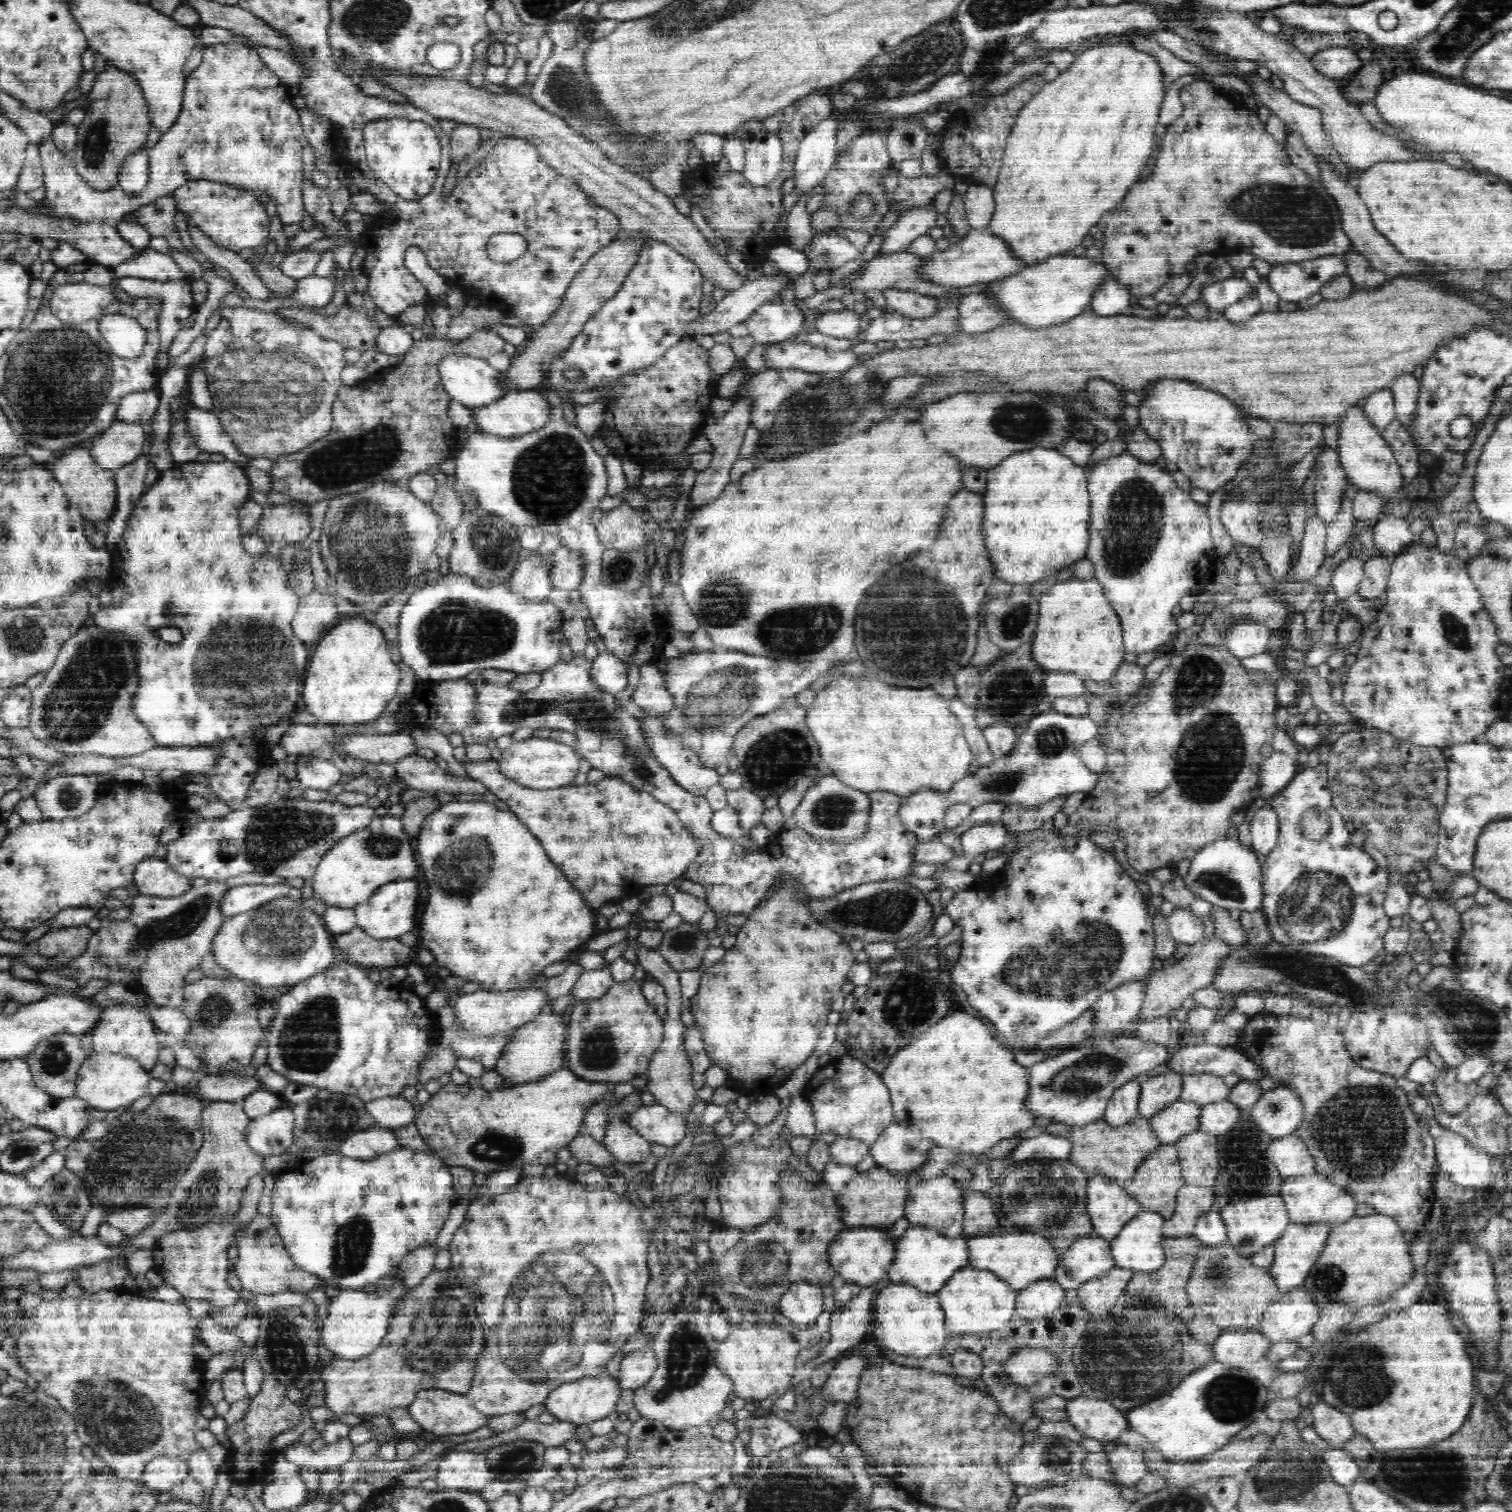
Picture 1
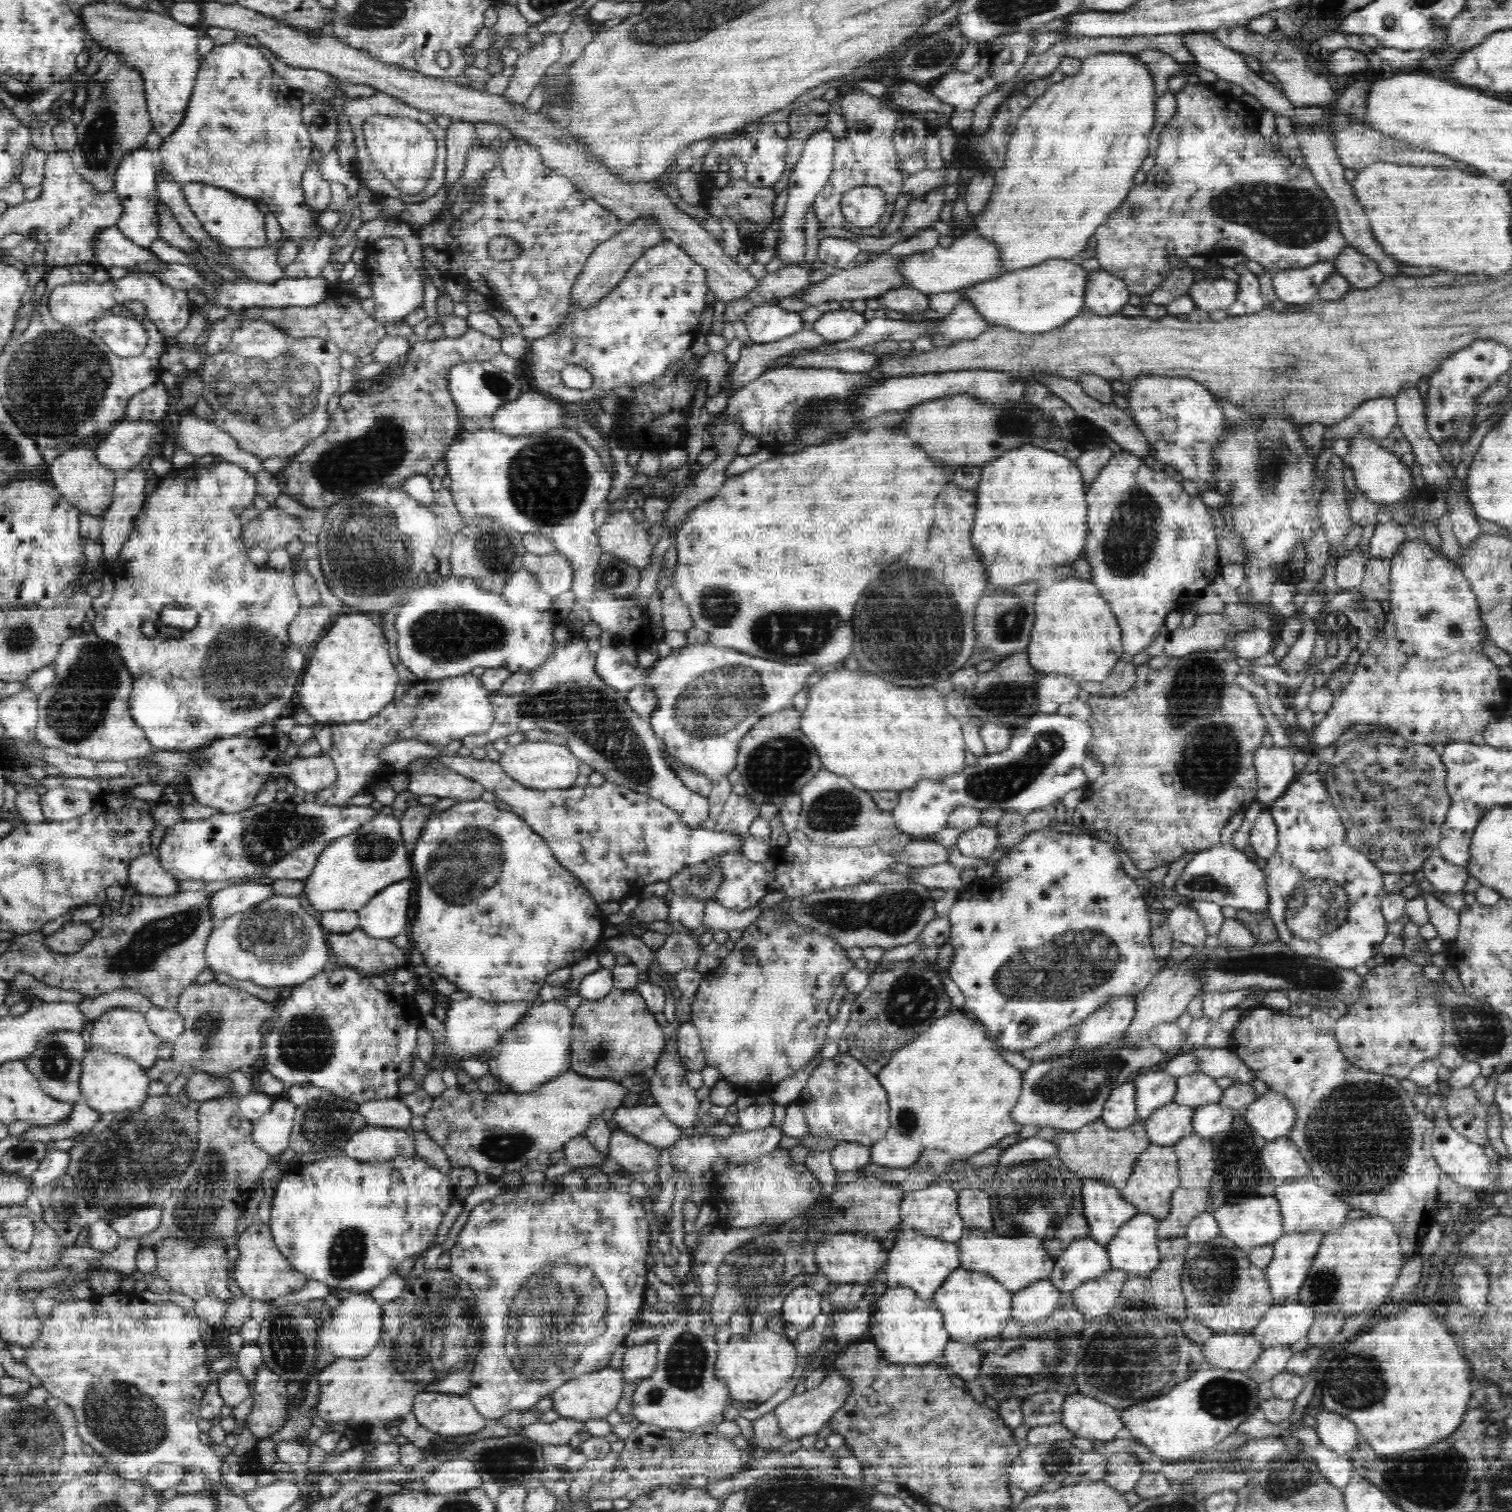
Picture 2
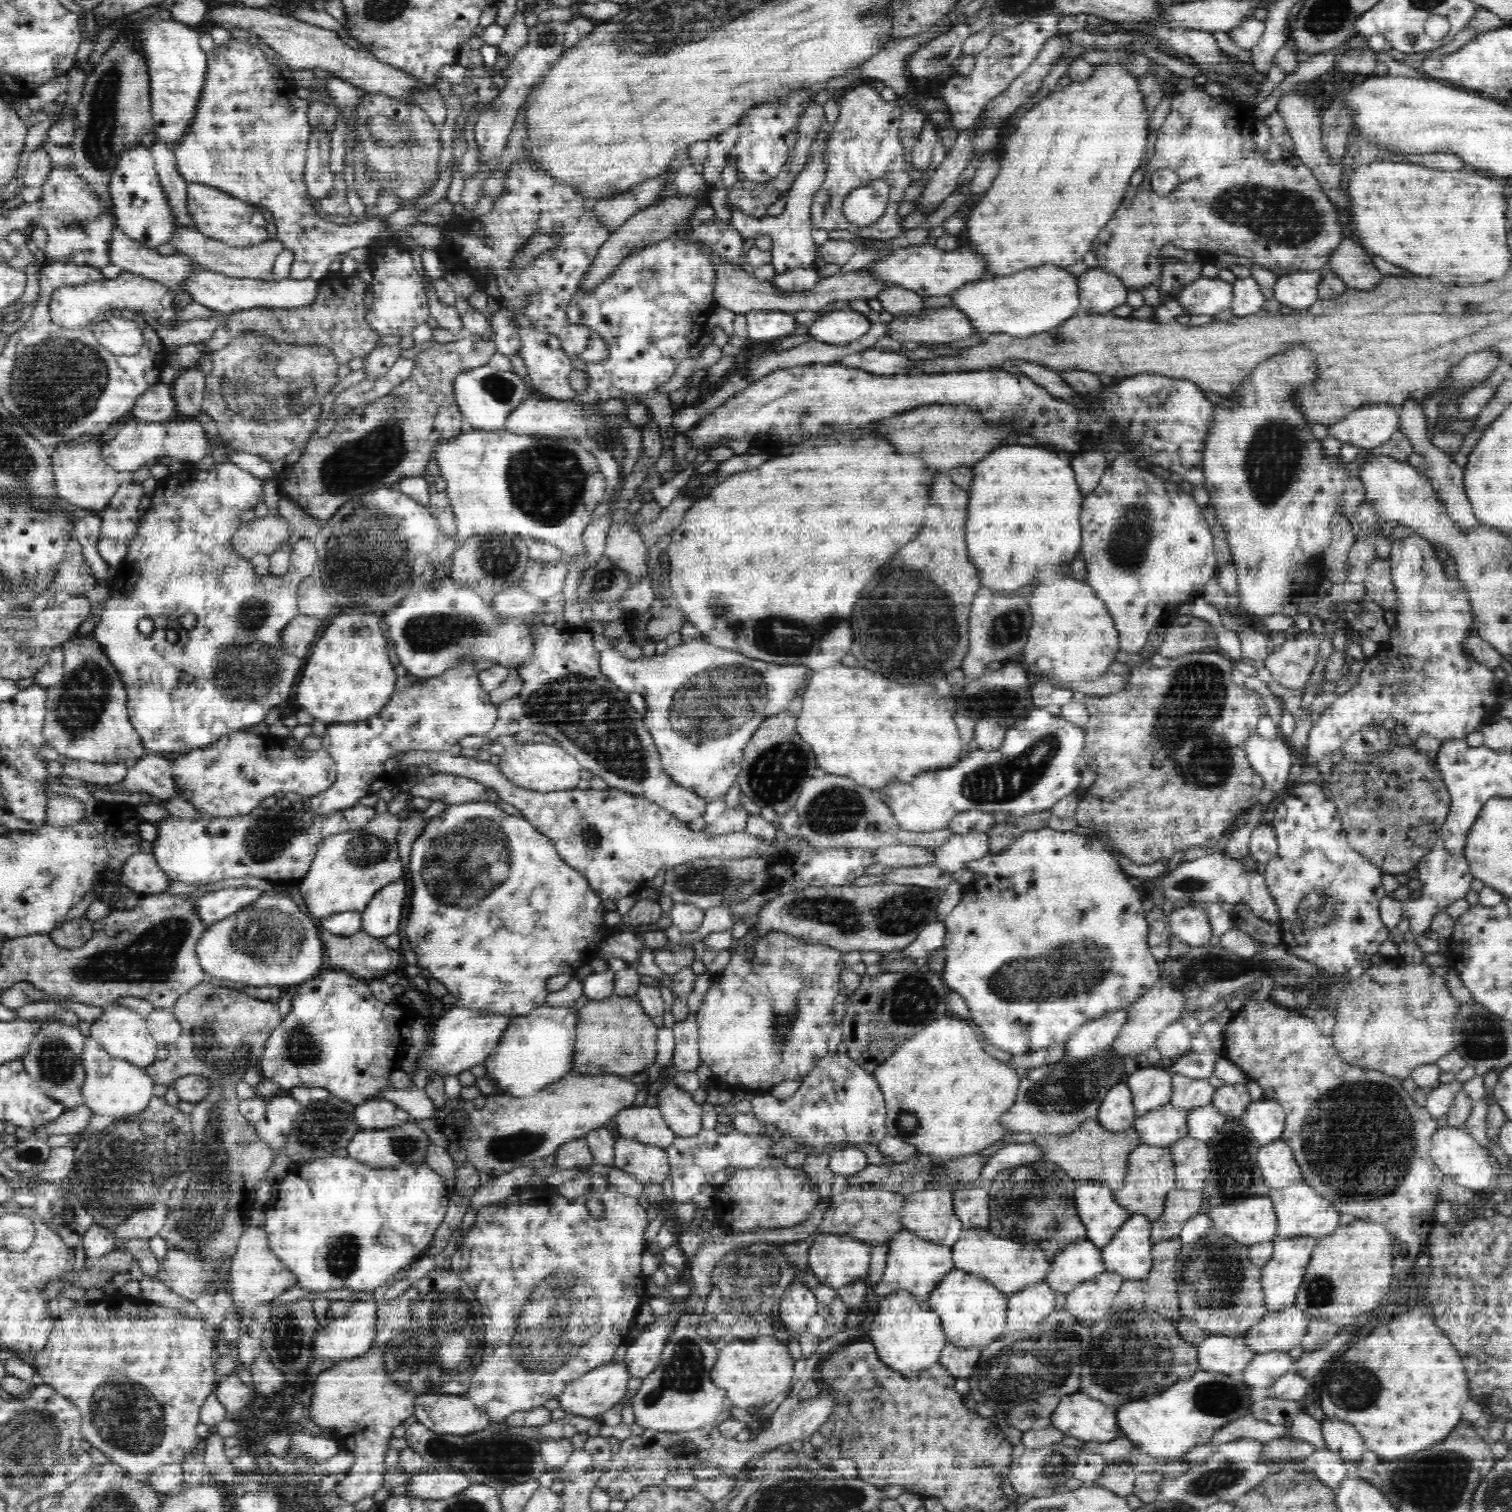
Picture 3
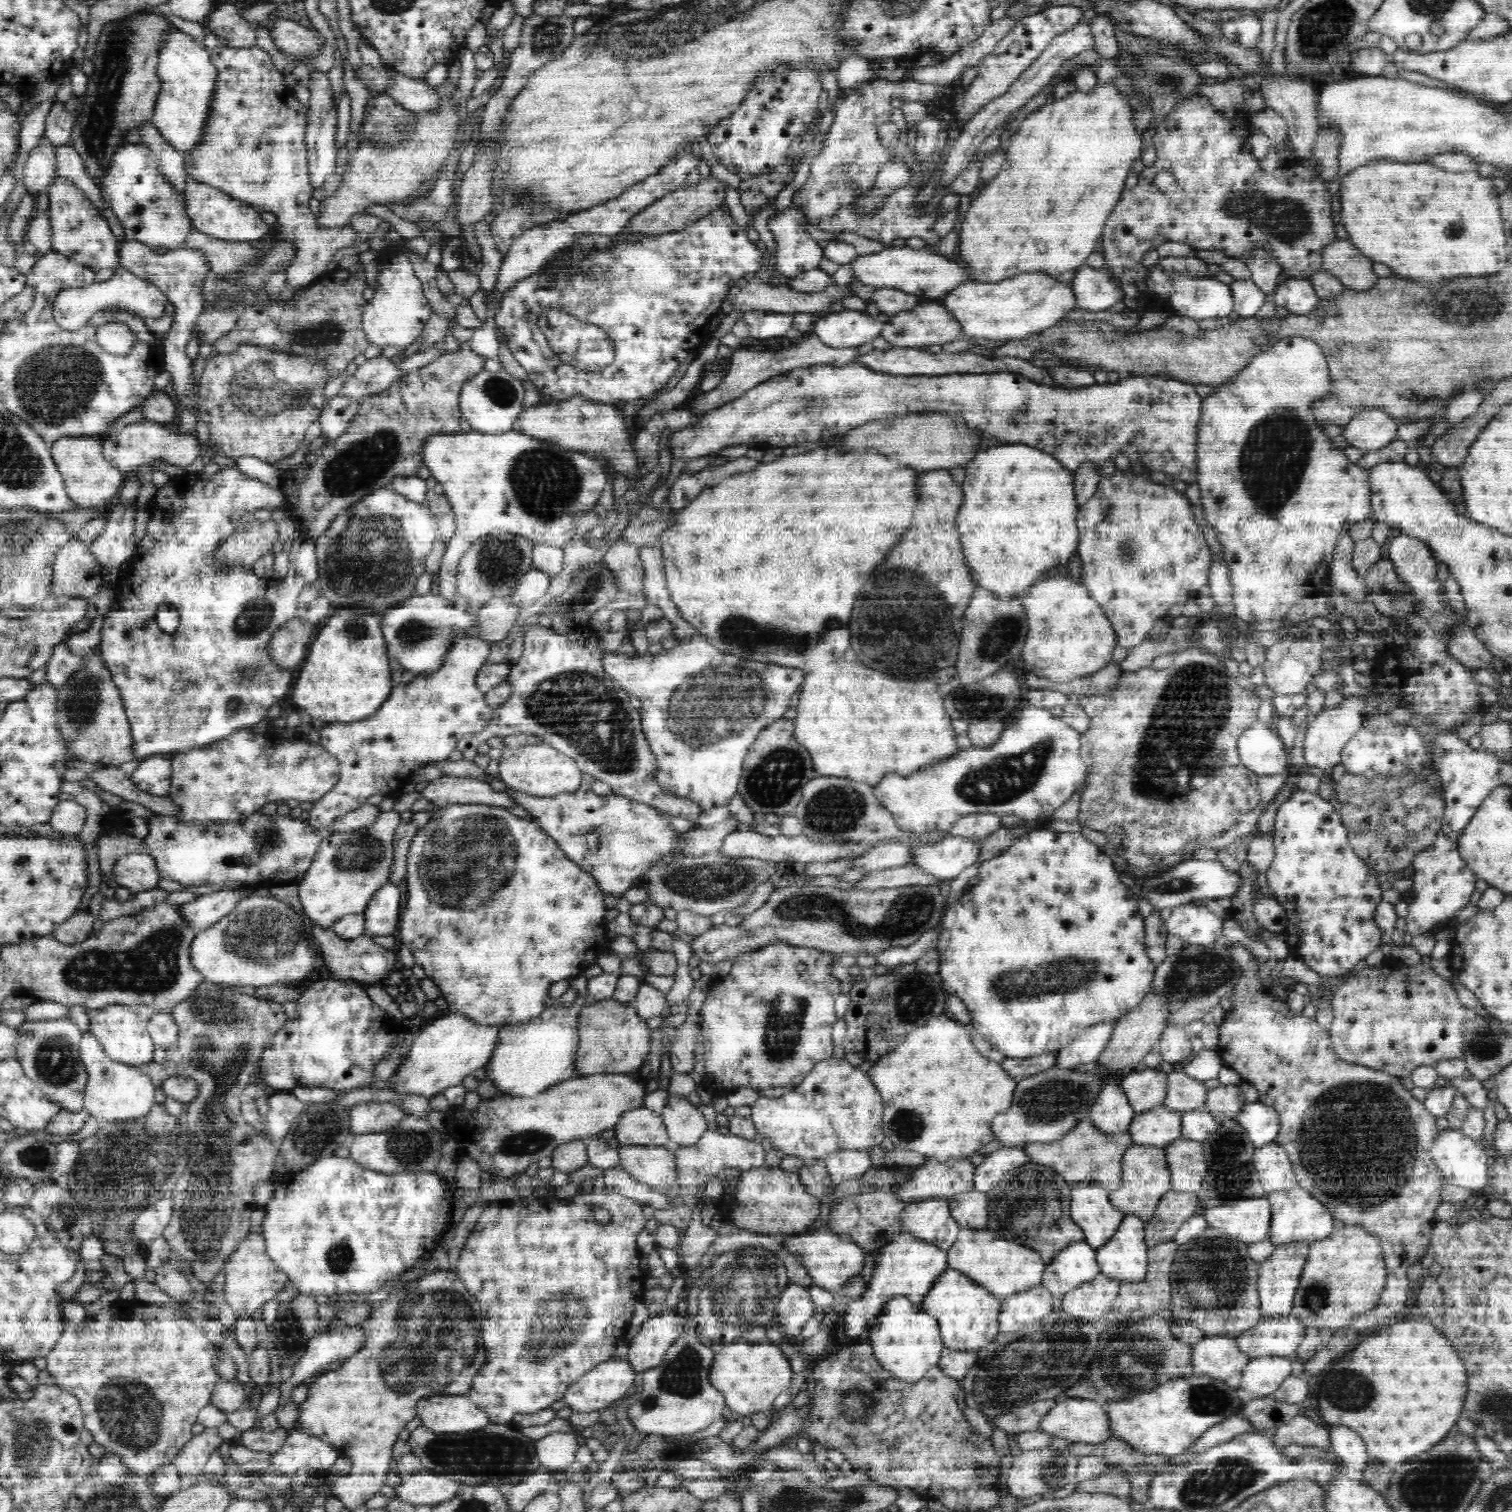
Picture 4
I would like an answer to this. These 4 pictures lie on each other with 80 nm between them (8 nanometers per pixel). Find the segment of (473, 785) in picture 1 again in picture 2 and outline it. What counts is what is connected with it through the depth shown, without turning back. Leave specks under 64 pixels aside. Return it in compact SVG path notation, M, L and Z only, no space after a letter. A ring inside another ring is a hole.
M432 765L419 767L412 773L406 770L409 776L407 790L421 796L434 795L441 798L456 798L456 800L478 800L485 791L484 785L470 778L463 778L455 774L448 777L440 776L440 769Z

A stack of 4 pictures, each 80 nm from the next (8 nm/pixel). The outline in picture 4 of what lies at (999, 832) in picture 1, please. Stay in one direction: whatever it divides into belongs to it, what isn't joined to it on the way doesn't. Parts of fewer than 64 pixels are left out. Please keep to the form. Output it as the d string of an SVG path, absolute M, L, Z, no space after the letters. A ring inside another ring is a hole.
M947 834L935 844L910 847L909 864L926 871L926 874L939 880L956 879L964 870L977 861L980 854L980 842L974 842L964 836Z

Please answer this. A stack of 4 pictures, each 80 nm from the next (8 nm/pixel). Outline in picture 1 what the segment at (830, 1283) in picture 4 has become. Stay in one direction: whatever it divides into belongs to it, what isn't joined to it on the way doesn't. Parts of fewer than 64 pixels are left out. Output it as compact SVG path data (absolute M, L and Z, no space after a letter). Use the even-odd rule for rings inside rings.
M860 1226L844 1229L842 1234L830 1244L828 1259L836 1272L846 1283L856 1283L863 1287L876 1286L878 1280L886 1277L888 1268L895 1260L896 1248L888 1232L876 1230L877 1226Z

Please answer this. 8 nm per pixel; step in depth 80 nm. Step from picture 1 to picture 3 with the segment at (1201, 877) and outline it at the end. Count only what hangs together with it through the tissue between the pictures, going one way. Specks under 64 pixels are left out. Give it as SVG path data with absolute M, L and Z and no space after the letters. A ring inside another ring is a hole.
M1223 851L1198 857L1196 860L1186 861L1183 863L1180 862L1174 870L1165 872L1158 879L1153 881L1155 883L1154 887L1151 888L1151 891L1148 889L1147 892L1150 892L1151 894L1151 892L1154 891L1158 892L1158 894L1162 894L1165 898L1165 902L1172 902L1175 906L1181 904L1200 905L1202 902L1229 902L1234 905L1246 903L1258 918L1280 926L1280 922L1278 922L1277 906L1266 885L1264 876L1261 876L1257 870L1254 870L1254 872L1245 870L1240 860L1232 860L1231 858L1224 856Z

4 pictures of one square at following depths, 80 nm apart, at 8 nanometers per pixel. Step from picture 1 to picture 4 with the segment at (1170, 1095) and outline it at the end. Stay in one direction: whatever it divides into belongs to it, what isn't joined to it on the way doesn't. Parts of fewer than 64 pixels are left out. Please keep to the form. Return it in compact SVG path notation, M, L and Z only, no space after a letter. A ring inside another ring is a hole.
M1141 1066L1123 1074L1118 1082L1128 1096L1135 1114L1151 1111L1164 1104L1168 1096L1168 1070L1166 1067L1147 1068Z

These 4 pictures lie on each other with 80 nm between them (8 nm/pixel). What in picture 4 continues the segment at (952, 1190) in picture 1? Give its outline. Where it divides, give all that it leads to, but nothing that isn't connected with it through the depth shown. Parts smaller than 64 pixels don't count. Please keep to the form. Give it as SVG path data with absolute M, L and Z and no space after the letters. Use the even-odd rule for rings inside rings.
M941 1196L906 1203L901 1213L902 1230L947 1251L961 1229L952 1219L949 1203Z

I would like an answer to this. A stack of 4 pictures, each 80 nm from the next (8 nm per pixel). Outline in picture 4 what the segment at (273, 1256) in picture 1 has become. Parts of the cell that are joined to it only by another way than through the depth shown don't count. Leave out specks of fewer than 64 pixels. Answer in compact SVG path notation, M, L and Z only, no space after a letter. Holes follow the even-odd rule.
M250 1232L248 1236L245 1236L223 1268L225 1278L221 1289L226 1302L238 1317L246 1318L258 1308L263 1308L263 1304L276 1298L278 1292L286 1286L286 1282L289 1280L287 1273L276 1268L275 1261L268 1256L264 1237L258 1233Z

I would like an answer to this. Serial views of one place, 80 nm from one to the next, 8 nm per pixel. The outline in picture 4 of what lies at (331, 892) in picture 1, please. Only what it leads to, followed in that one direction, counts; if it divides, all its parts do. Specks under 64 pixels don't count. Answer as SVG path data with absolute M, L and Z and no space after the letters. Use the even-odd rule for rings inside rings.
M398 811L381 812L376 816L376 820L367 827L330 835L320 843L306 874L297 882L304 914L313 924L330 928L336 920L340 920L347 914L363 913L372 895L384 884L389 883L390 874L392 874L393 840L399 824L400 813Z

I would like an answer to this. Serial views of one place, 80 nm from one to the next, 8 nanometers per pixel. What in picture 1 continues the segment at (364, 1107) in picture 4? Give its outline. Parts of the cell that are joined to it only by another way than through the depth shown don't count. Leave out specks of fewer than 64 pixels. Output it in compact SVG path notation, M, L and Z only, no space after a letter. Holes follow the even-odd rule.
M385 1097L366 1103L366 1112L376 1121L376 1126L384 1129L398 1129L416 1120L414 1104L398 1097Z

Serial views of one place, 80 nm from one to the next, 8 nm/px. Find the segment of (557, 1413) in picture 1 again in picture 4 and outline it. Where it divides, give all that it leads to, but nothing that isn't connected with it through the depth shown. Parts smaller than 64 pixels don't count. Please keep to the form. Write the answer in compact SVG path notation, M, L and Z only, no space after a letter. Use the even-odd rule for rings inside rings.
M616 1357L573 1382L563 1396L564 1402L574 1413L602 1411L635 1389L636 1376L626 1358Z

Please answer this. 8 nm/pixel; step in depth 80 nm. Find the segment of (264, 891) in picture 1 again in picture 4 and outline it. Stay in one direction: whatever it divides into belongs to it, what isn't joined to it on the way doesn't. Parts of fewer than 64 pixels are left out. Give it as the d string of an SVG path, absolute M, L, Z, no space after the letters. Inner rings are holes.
M241 888L241 893L233 890L222 890L197 896L193 901L180 906L182 916L194 928L195 934L210 928L224 916L230 914L242 900L247 898L248 888Z

